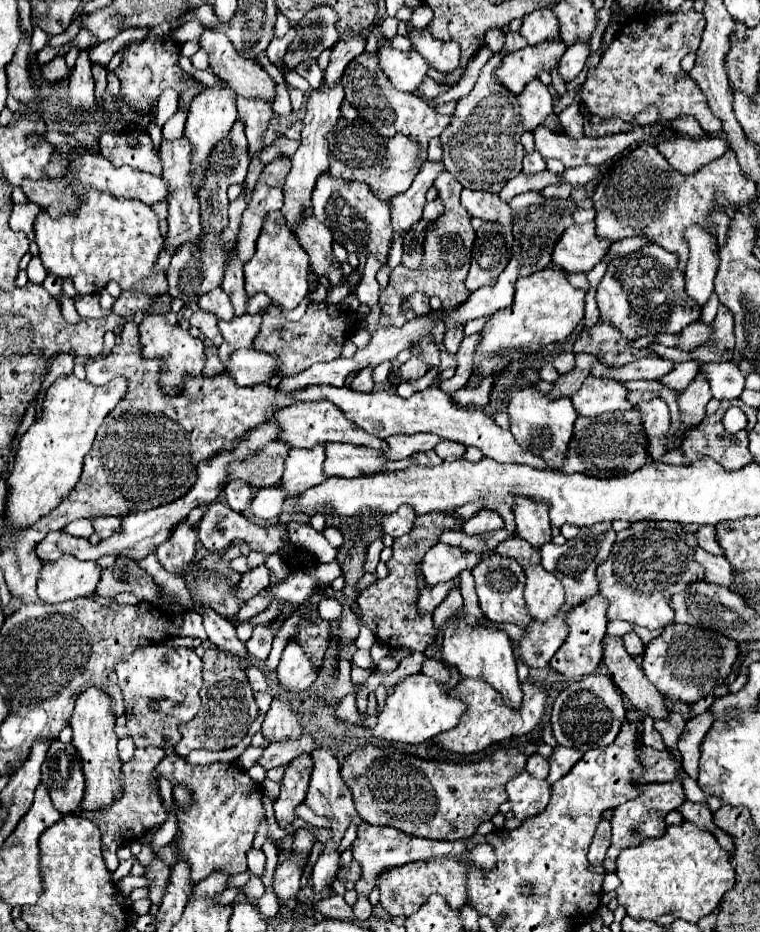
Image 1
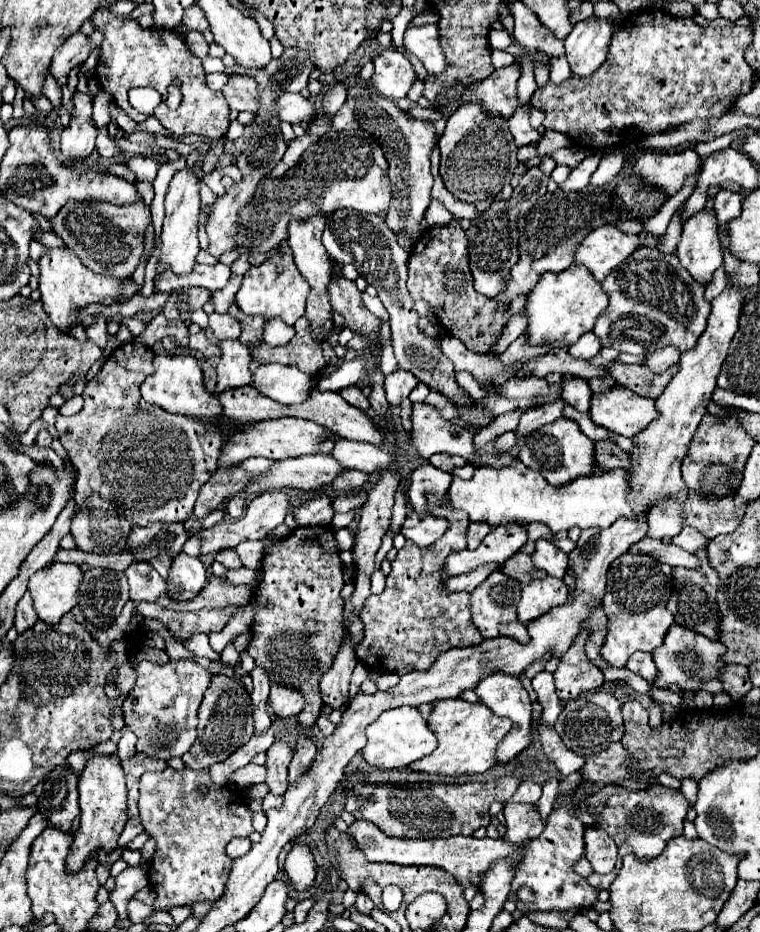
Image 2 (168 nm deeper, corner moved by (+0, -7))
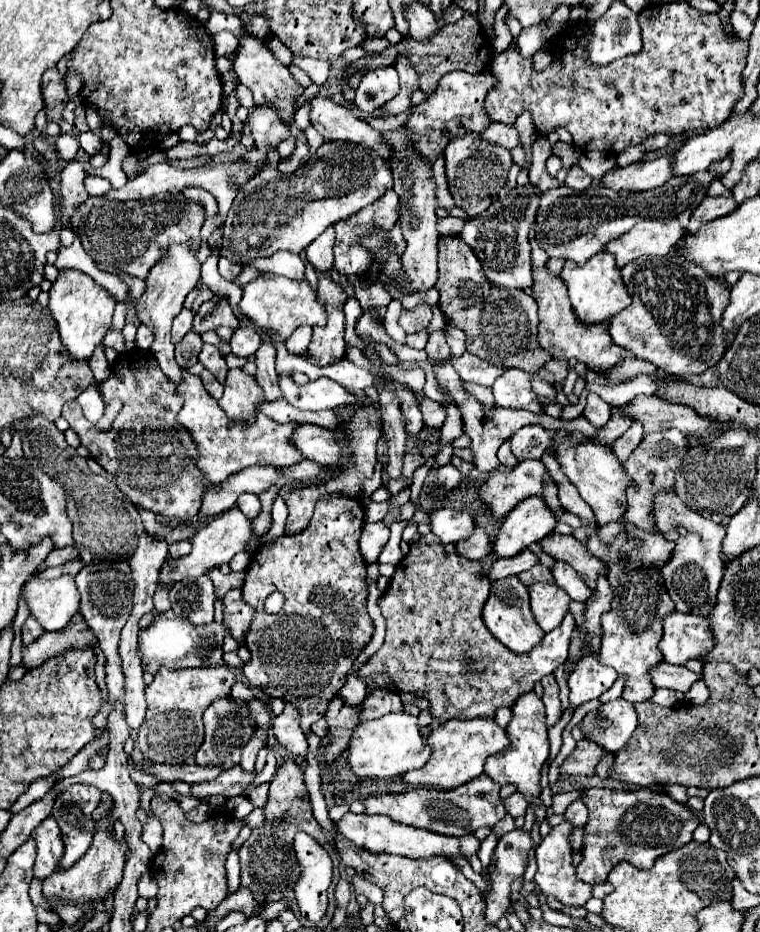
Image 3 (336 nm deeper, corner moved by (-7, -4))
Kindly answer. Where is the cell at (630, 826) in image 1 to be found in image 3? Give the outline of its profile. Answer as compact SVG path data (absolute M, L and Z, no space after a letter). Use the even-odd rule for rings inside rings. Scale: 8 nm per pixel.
M589 788L587 794L581 796L581 800L589 808L589 822L585 826L585 844L581 852L585 858L577 866L577 876L587 884L607 880L609 870L623 860L631 862L641 870L651 868L655 858L691 842L691 834L699 826L697 816L685 804L675 802L669 794L651 792L649 788L639 790ZM587 854L589 856L605 854L605 860L587 860Z

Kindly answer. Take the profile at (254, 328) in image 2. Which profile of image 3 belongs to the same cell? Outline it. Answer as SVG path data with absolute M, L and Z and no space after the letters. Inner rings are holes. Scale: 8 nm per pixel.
M261 342L261 346L253 354L253 358L255 358L255 366L257 366L255 378L265 392L265 398L281 398L281 392L277 390L275 346L271 342Z

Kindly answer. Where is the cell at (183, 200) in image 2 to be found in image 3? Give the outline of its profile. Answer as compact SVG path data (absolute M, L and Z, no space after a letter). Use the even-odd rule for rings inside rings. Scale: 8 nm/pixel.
M171 244L167 248L167 254L163 258L159 258L157 264L149 270L147 288L135 304L135 310L137 310L137 316L139 316L141 324L149 326L151 332L155 334L153 354L155 354L161 370L165 372L165 376L169 376L173 382L177 382L177 378L181 378L181 368L177 366L175 356L173 356L171 322L181 312L183 300L189 294L189 290L195 288L199 276L201 276L201 264L199 264L195 252L191 250L191 244Z

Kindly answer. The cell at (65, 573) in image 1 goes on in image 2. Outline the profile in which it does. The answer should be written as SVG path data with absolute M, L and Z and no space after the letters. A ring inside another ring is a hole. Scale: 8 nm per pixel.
M56 563L56 565L44 567L38 573L34 573L28 581L28 593L32 595L34 609L40 617L40 621L46 621L48 625L56 625L62 619L64 613L68 613L72 607L76 607L80 581L82 581L82 571L74 563L68 563L68 565L66 563Z

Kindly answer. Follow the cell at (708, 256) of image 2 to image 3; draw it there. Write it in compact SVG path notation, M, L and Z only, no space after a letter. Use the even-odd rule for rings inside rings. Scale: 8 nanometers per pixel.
M705 198L691 214L691 220L687 226L689 234L697 234L699 226L703 226L711 220L723 218L723 216L731 214L735 208L737 208L737 202L733 198Z

